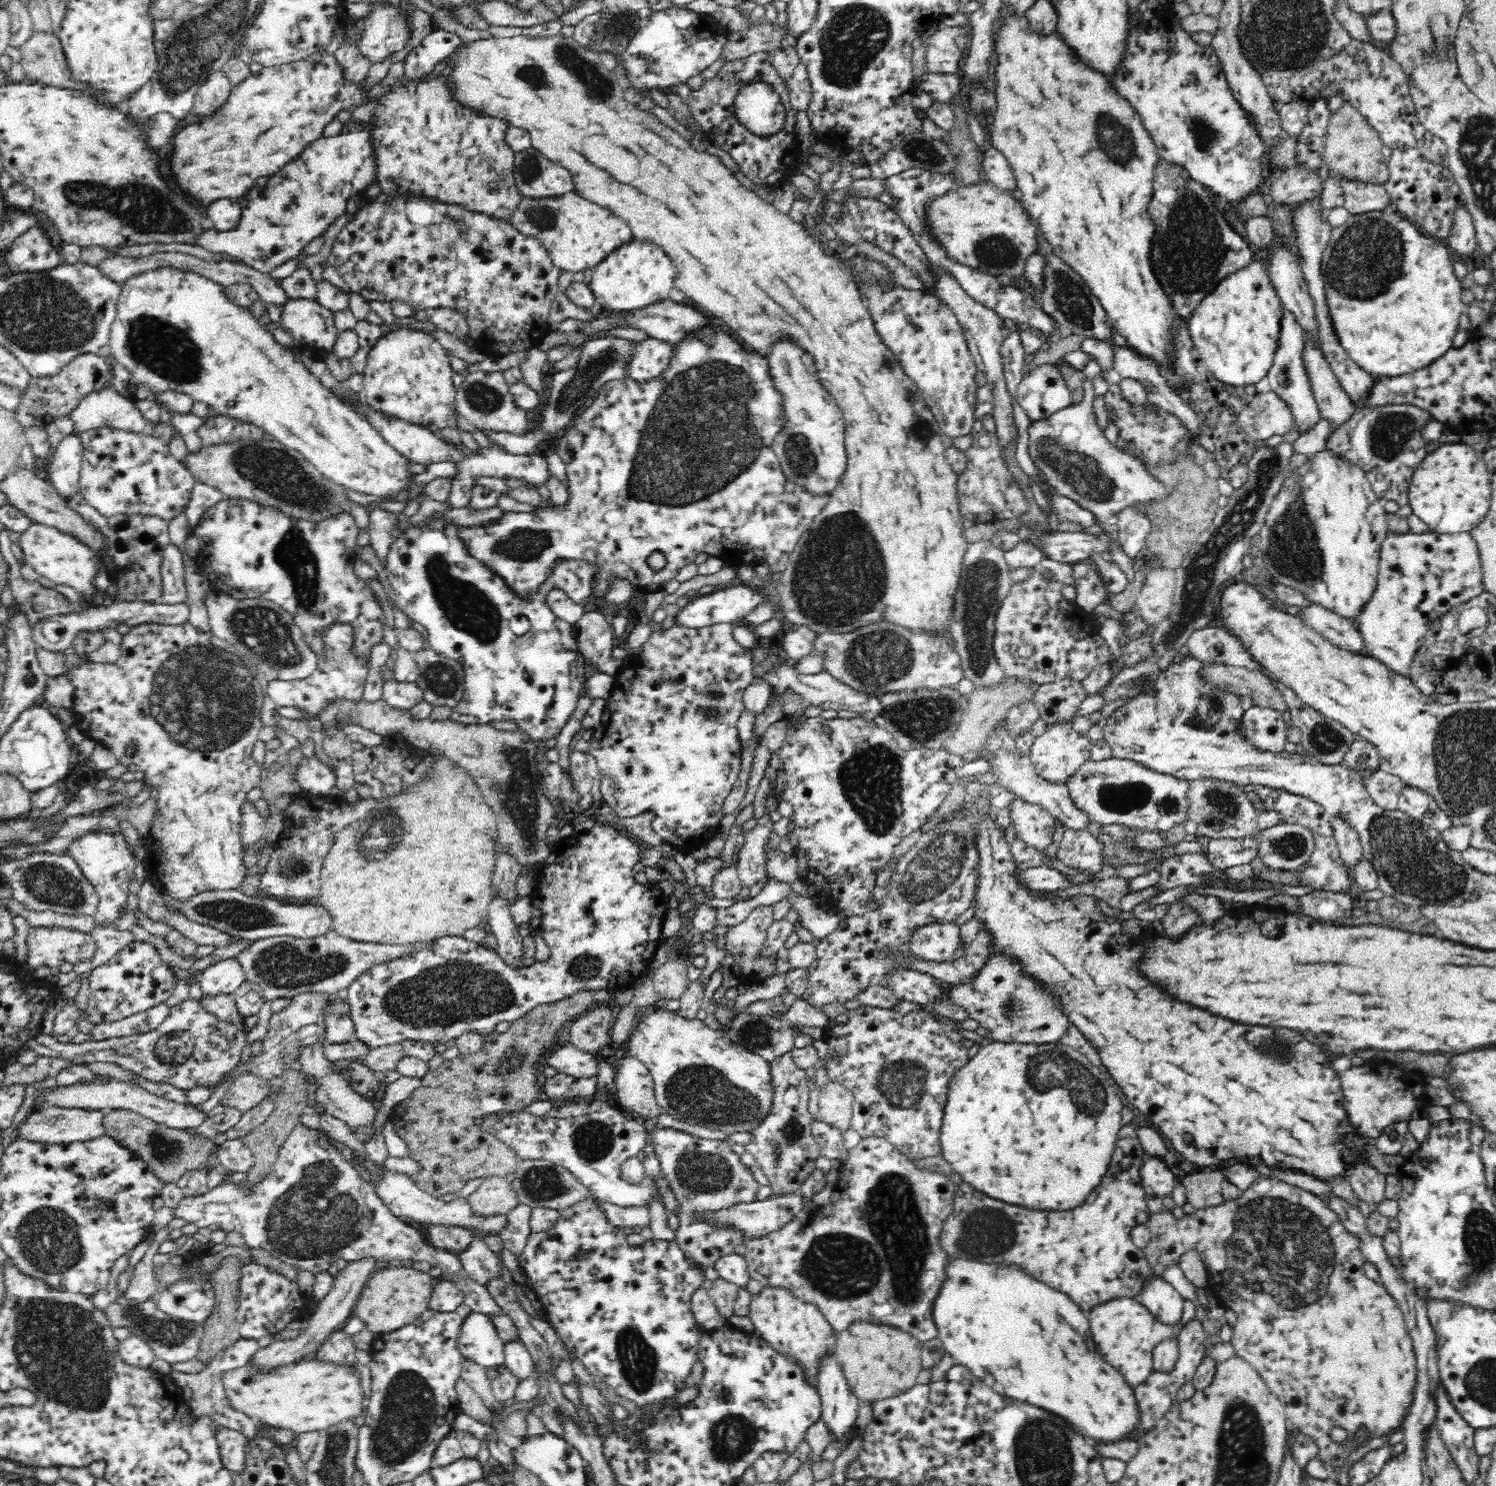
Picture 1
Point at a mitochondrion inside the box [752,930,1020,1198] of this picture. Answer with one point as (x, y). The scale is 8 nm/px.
(901, 1082)

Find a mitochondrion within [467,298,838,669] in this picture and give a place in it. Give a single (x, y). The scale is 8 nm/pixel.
(701, 435)

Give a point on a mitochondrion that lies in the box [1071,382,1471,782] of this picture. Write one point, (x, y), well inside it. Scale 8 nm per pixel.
(1201, 570)

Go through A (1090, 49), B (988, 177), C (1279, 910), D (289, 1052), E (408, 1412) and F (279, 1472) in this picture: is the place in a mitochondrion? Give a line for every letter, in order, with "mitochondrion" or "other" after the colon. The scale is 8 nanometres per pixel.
A: other
B: other
C: other
D: other
E: mitochondrion
F: other

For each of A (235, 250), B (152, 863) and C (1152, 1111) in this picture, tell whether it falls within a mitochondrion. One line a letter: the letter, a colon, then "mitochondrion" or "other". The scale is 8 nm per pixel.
A: other
B: other
C: other

